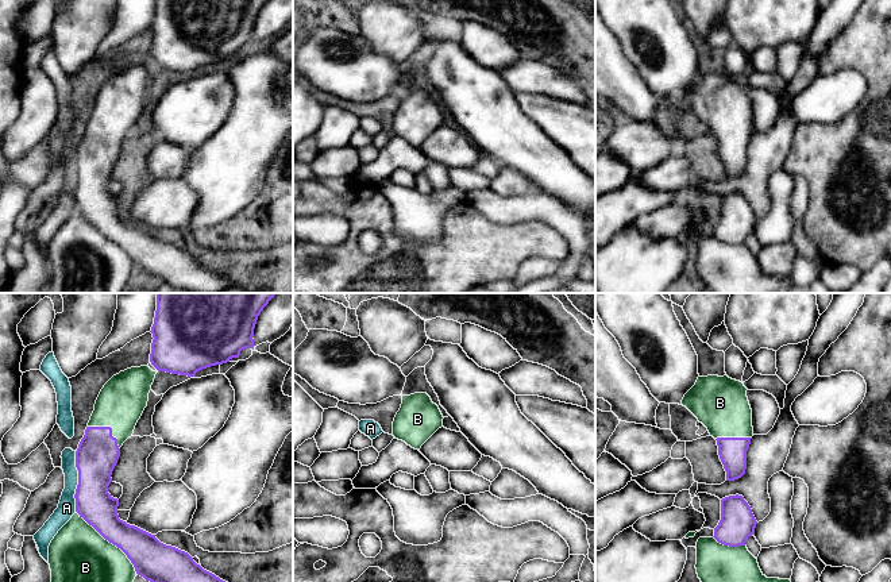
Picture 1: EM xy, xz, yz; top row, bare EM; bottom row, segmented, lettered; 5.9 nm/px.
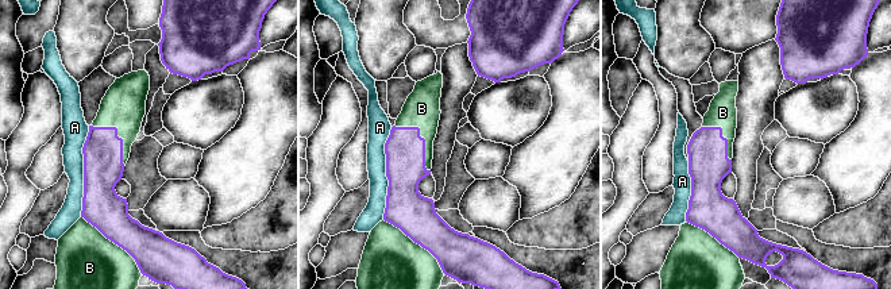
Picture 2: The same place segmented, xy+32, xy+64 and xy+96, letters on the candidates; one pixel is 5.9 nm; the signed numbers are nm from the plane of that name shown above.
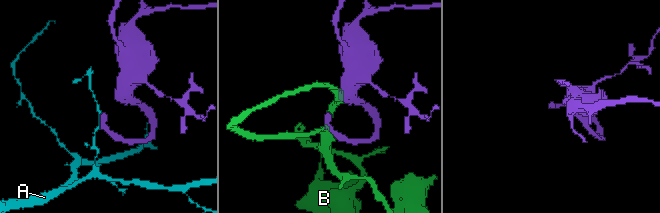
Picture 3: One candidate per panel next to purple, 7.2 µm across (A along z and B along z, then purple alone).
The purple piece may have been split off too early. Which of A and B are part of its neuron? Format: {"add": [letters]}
{"add": ["B"]}

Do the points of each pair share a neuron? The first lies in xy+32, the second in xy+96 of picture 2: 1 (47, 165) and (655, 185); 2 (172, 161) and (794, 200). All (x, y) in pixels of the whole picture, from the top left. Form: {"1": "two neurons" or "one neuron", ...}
{"1": "one neuron", "2": "two neurons"}

